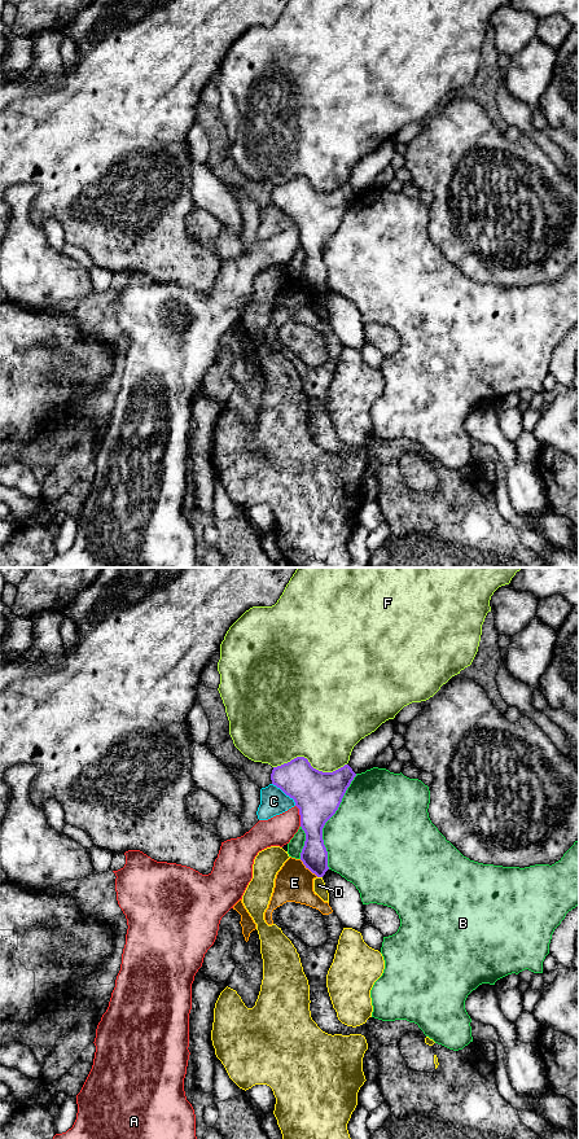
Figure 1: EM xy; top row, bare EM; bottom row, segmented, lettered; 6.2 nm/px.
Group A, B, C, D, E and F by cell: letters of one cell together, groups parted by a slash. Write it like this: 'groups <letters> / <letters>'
groups A / B / C D / E / F

